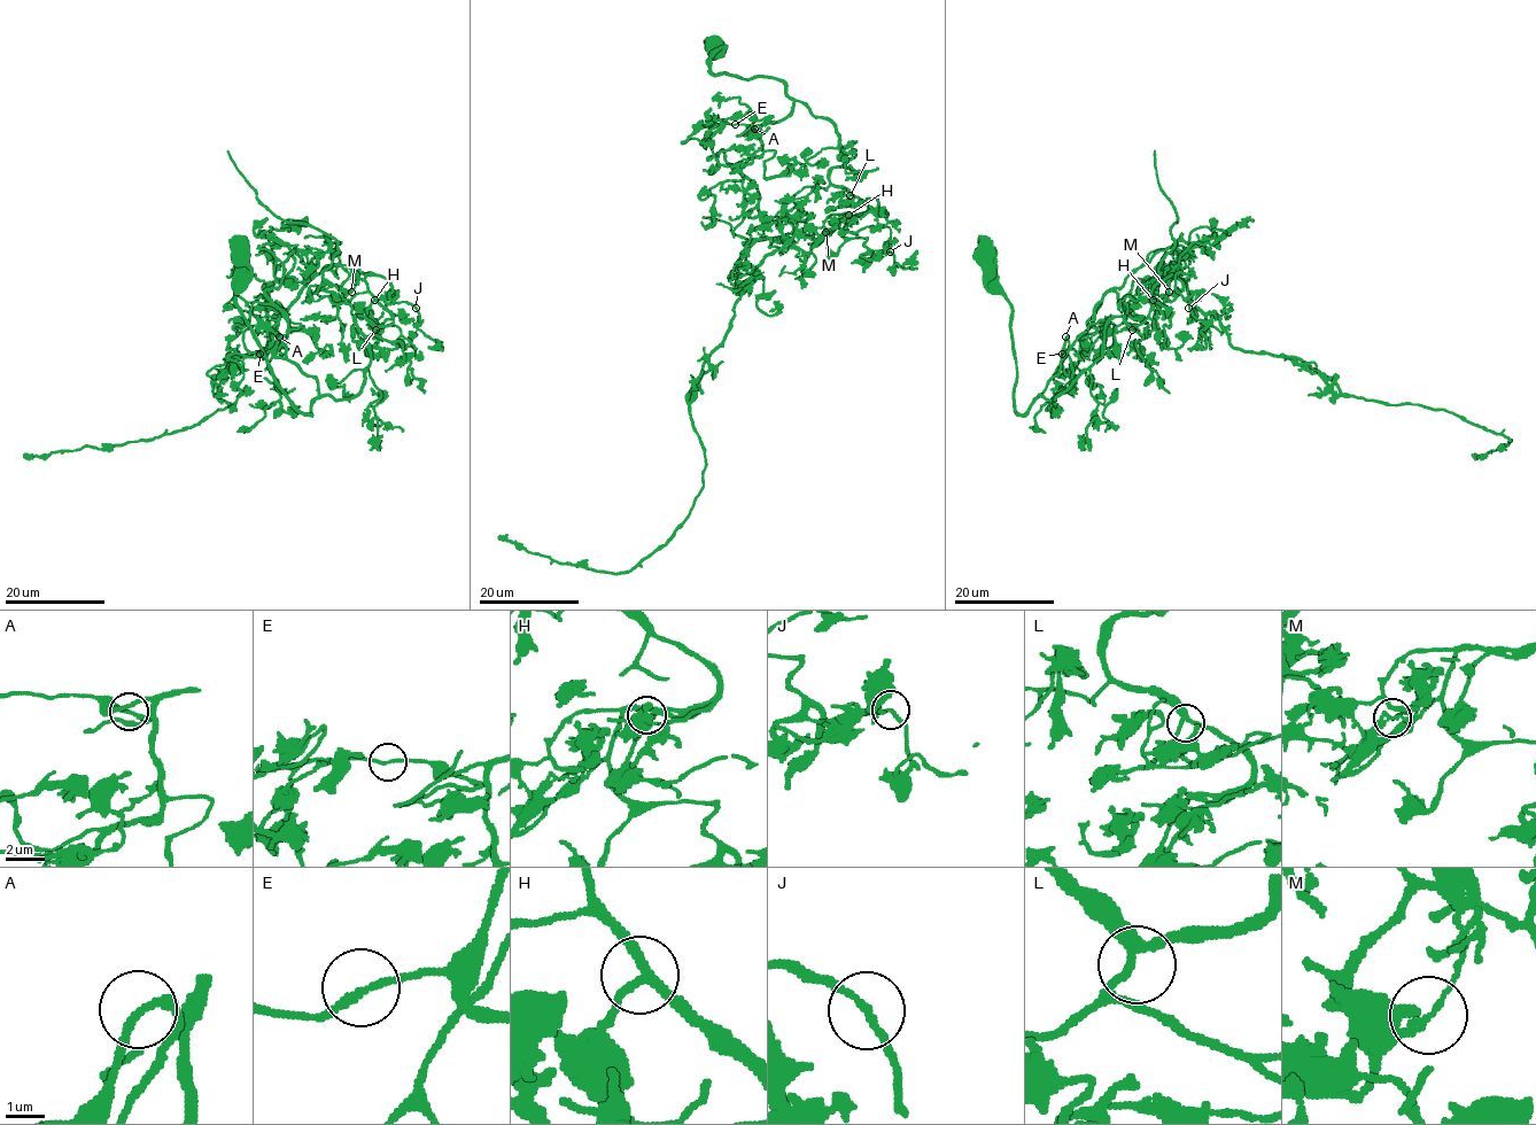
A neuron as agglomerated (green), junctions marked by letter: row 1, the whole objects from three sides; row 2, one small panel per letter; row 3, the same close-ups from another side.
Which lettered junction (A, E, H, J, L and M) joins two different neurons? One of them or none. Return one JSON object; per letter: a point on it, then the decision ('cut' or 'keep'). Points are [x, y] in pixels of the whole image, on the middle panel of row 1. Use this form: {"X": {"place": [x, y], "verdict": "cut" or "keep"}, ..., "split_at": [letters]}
{"A": {"place": [754, 129], "verdict": "keep"}, "E": {"place": [735, 124], "verdict": "keep"}, "H": {"place": [848, 215], "verdict": "keep"}, "J": {"place": [890, 251], "verdict": "keep"}, "L": {"place": [850, 195], "verdict": "keep"}, "M": {"place": [825, 232], "verdict": "cut"}, "split_at": ["M"]}

